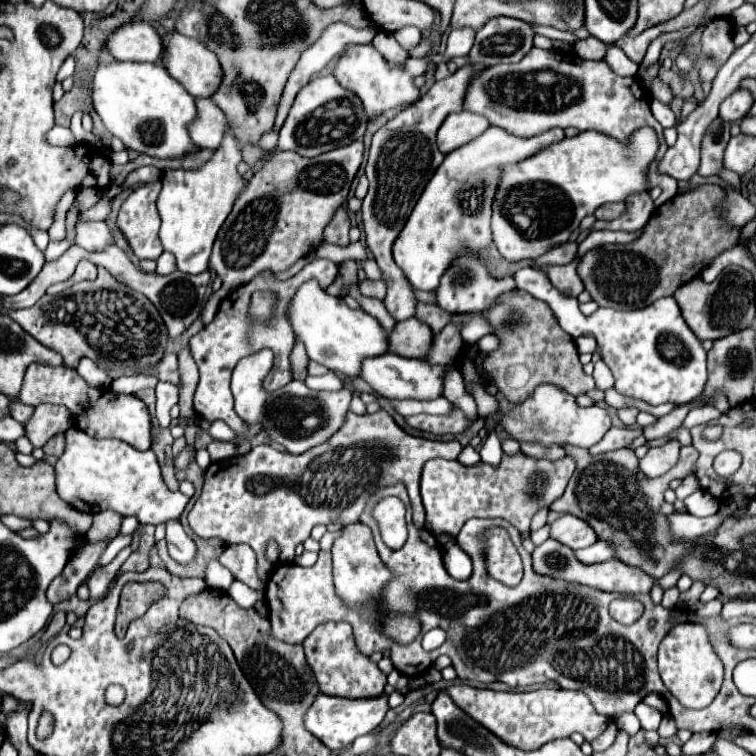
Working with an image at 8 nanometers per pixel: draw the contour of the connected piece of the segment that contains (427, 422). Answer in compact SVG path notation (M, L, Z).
M456 405L452 409L452 413L448 415L428 415L428 413L420 413L420 415L410 415L410 417L404 417L406 423L412 427L412 429L418 429L418 431L426 431L426 433L432 433L436 437L444 437L444 435L460 435L464 433L470 425L472 425L472 419L468 419L464 415L464 411L460 411Z

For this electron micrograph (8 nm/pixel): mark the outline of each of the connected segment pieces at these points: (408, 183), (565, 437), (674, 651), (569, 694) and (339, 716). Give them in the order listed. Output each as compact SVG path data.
M466 65L458 69L456 73L452 73L450 77L436 81L424 93L424 97L404 107L394 119L390 119L384 127L380 127L372 137L368 163L366 163L366 177L370 181L370 187L362 201L360 211L362 211L362 223L364 223L368 249L374 253L374 259L384 273L384 281L388 283L388 295L384 299L384 307L394 321L404 321L408 317L414 317L416 297L412 293L412 287L408 285L408 279L404 277L404 273L400 273L400 267L392 261L392 243L398 237L400 229L404 227L408 215L412 213L426 183L444 161L444 155L438 151L438 145L436 145L436 131L446 119L446 115L462 111L464 89L468 87L468 81L474 77L474 73L478 73L478 69L482 67Z
M540 385L532 397L518 403L512 411L500 413L500 423L504 429L516 437L518 441L536 441L542 445L578 445L578 447L592 447L598 443L604 433L610 429L610 417L606 409L592 405L592 407L580 407L576 405L574 397L570 393L564 393L562 389L556 389L552 385Z
M684 623L670 629L670 633L662 639L658 649L658 667L664 685L672 695L690 709L704 709L712 703L712 699L718 695L722 685L722 661L714 653L712 645L708 643L706 629L696 623Z
M454 683L442 689L452 697L452 701L466 711L472 719L480 721L492 733L504 737L508 745L518 745L520 749L538 749L548 741L570 737L572 733L582 733L586 741L596 739L610 723L610 717L596 713L588 697L580 691L564 689L538 689L530 693L496 693L490 689L474 689L464 683Z
M320 693L304 715L304 727L316 739L320 739L328 749L340 751L340 749L352 745L352 741L356 737L374 731L382 723L386 711L388 711L386 695L374 697L372 701L352 701L352 699L342 699L342 697L332 697L332 695Z

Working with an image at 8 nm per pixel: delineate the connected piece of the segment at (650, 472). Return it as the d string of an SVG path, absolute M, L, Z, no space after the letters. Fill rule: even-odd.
M668 441L662 447L650 449L640 459L640 471L646 477L660 477L660 475L664 475L678 461L678 451L680 451L680 443L678 441Z

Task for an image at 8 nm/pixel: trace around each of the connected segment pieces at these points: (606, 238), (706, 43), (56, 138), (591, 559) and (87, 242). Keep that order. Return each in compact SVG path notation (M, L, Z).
M642 229L634 231L634 233L626 233L626 231L594 231L590 233L580 245L578 245L578 257L582 257L584 253L588 253L590 249L596 249L600 245L606 245L606 243L630 243L634 239L638 239L642 235Z
M730 19L712 21L702 33L702 39L700 39L700 49L702 51L700 51L700 55L702 57L712 55L718 61L726 61L730 57L730 53L734 51L730 35L732 35Z
M52 127L46 133L46 141L50 145L60 145L60 147L72 147L74 145L74 135L70 129L66 127Z
M596 541L596 545L590 545L586 549L578 549L576 557L580 561L584 561L586 565L590 563L600 563L600 561L608 561L608 559L616 559L612 545L608 545L606 541Z
M78 221L74 233L74 243L88 251L100 251L104 245L112 245L112 235L104 221Z

